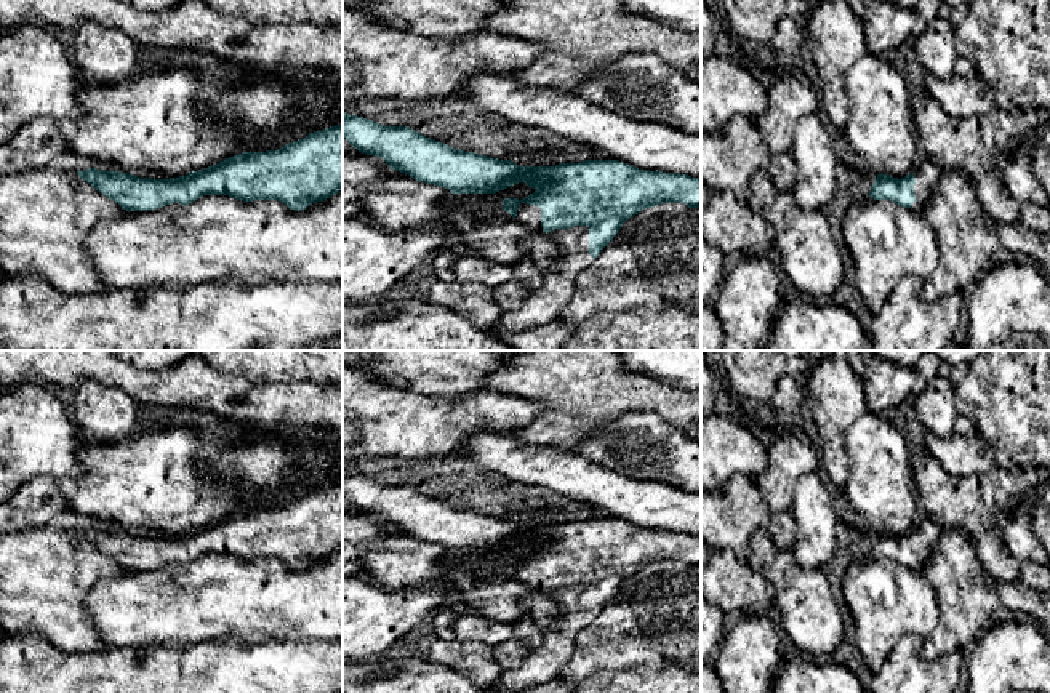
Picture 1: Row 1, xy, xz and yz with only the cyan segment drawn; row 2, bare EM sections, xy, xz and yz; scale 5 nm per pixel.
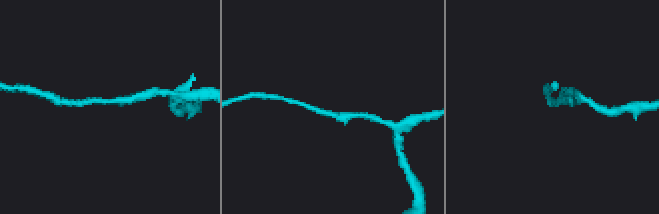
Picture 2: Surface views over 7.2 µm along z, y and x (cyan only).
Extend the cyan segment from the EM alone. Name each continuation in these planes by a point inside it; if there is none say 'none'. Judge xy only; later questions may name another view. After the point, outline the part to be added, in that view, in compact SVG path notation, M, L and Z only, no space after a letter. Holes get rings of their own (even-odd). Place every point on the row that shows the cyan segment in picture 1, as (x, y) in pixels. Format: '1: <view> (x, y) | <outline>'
none

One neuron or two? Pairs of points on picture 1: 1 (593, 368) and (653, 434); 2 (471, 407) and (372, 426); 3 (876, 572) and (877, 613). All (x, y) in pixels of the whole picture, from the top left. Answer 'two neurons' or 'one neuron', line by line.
1: two neurons
2: one neuron
3: one neuron

